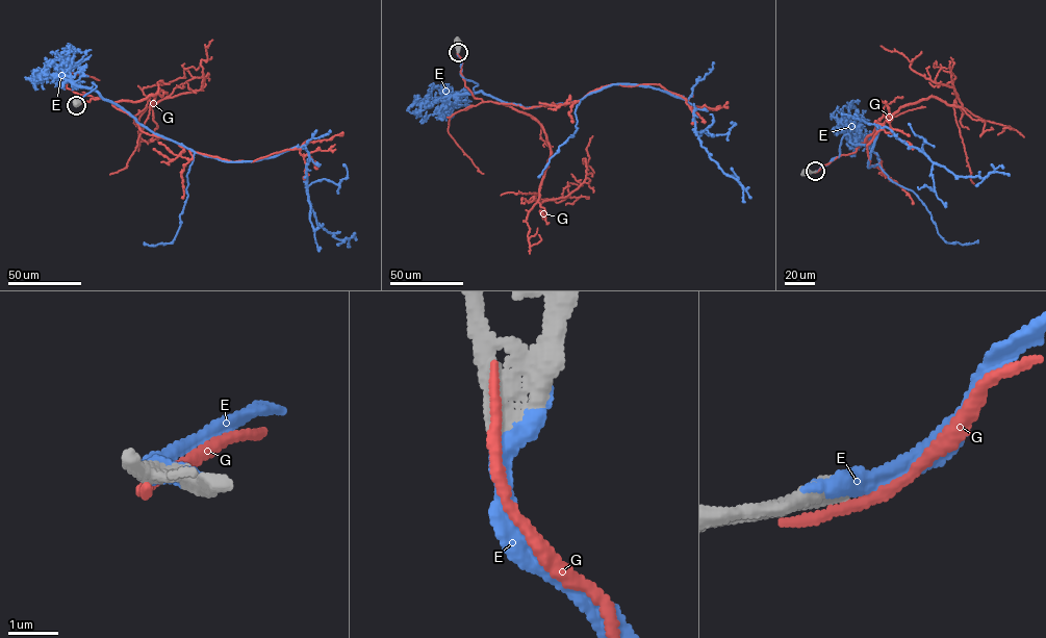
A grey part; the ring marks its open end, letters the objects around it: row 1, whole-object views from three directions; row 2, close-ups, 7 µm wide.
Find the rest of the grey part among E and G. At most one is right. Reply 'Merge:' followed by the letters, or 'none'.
Merge: E

